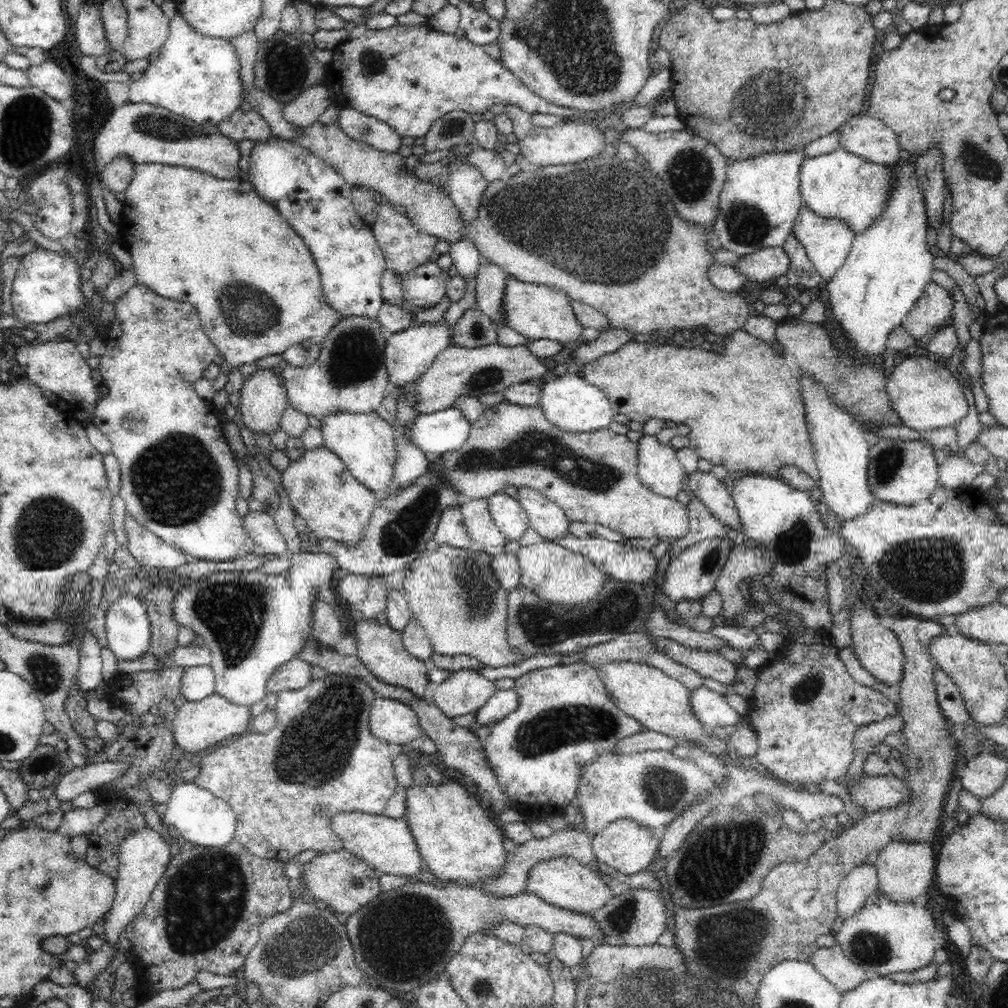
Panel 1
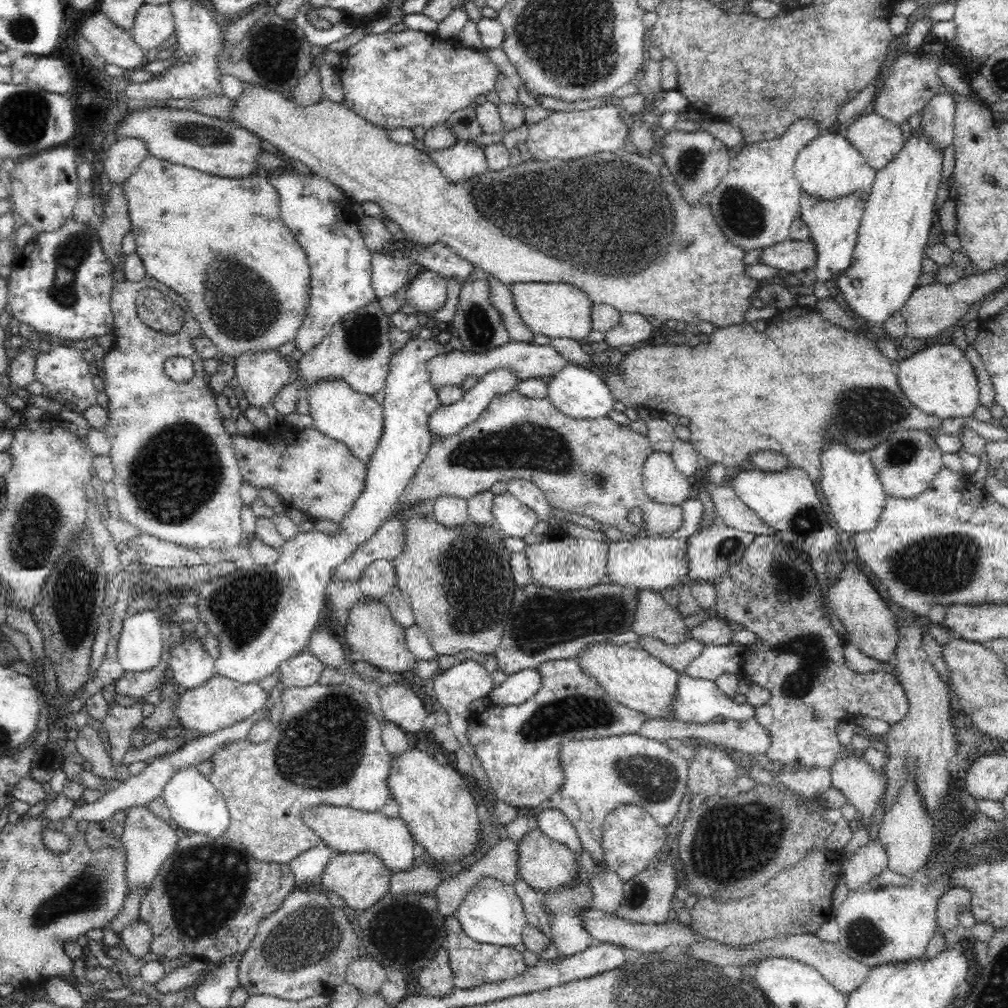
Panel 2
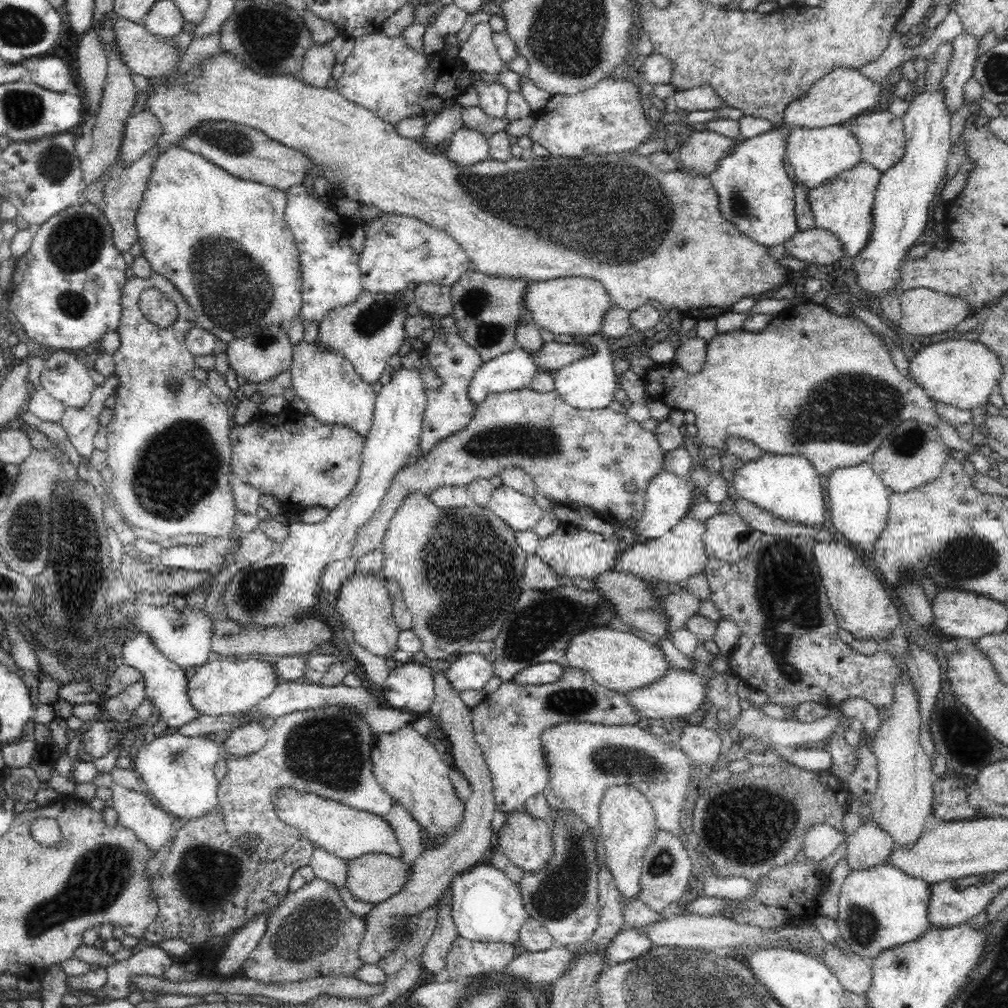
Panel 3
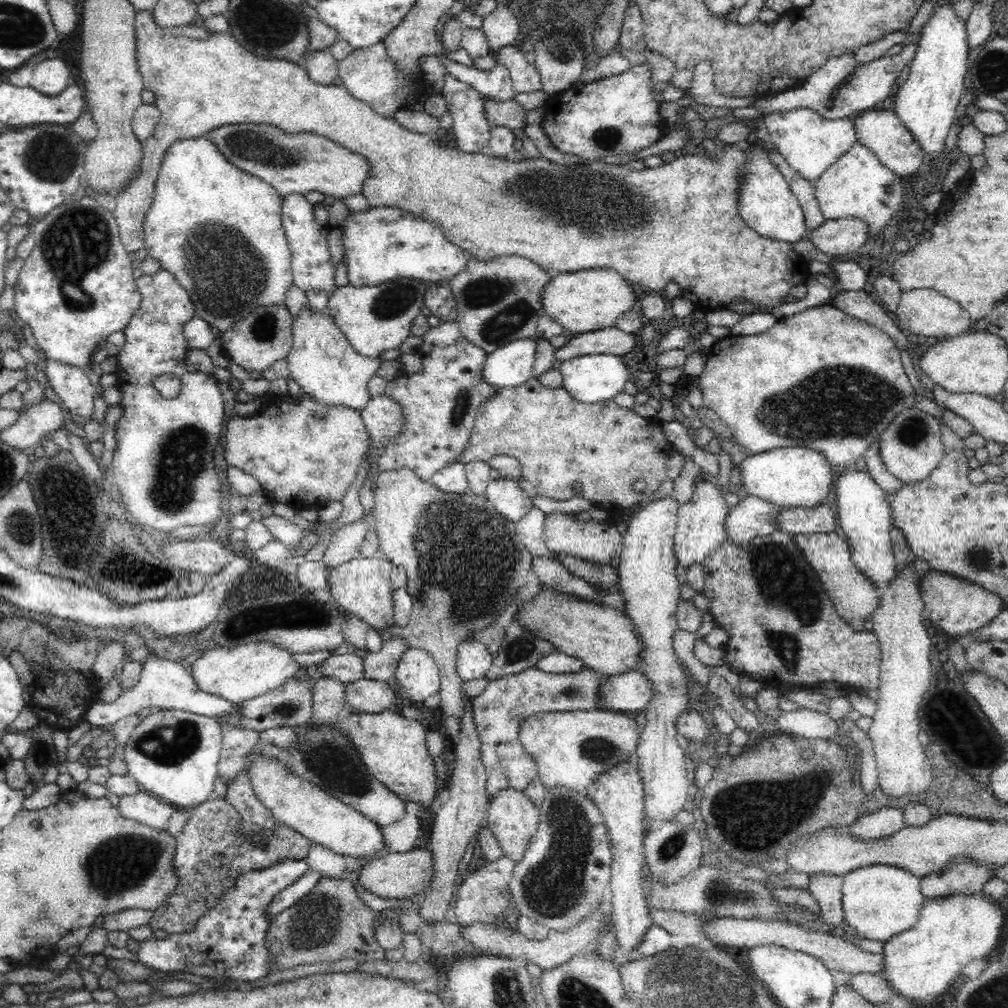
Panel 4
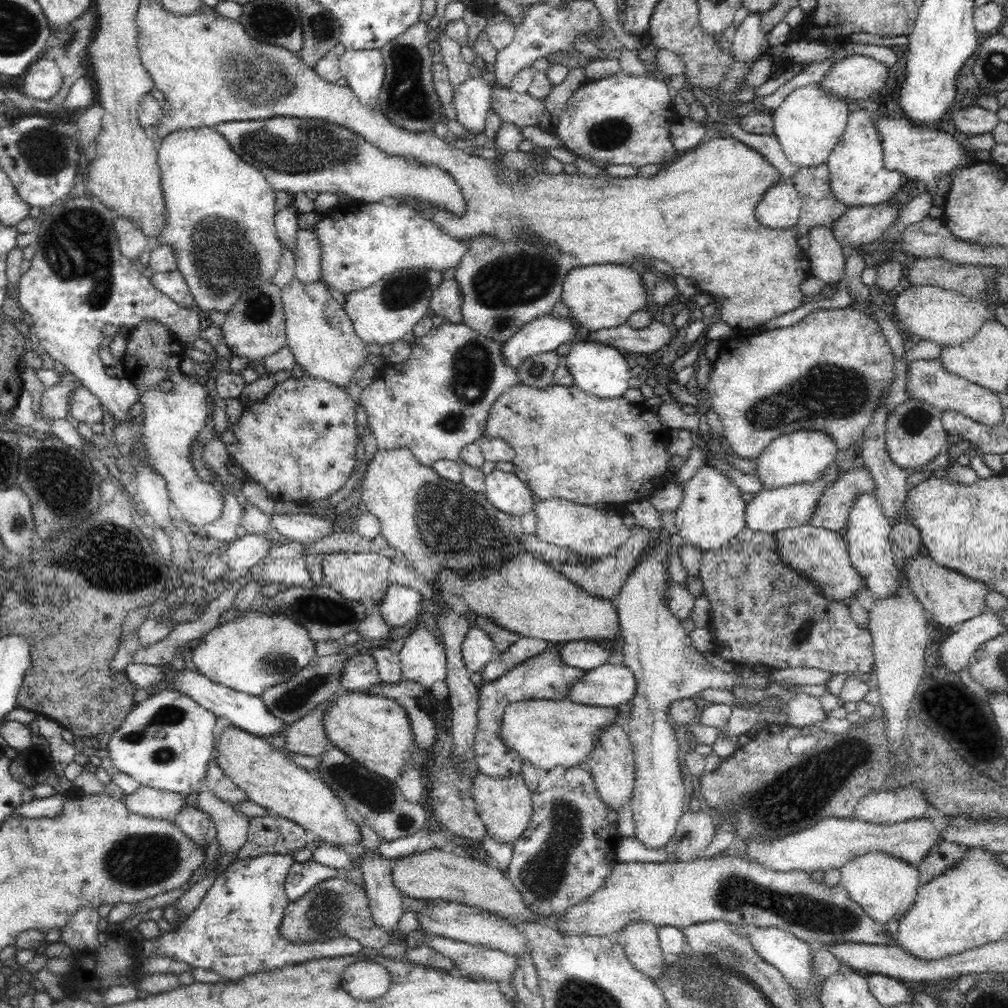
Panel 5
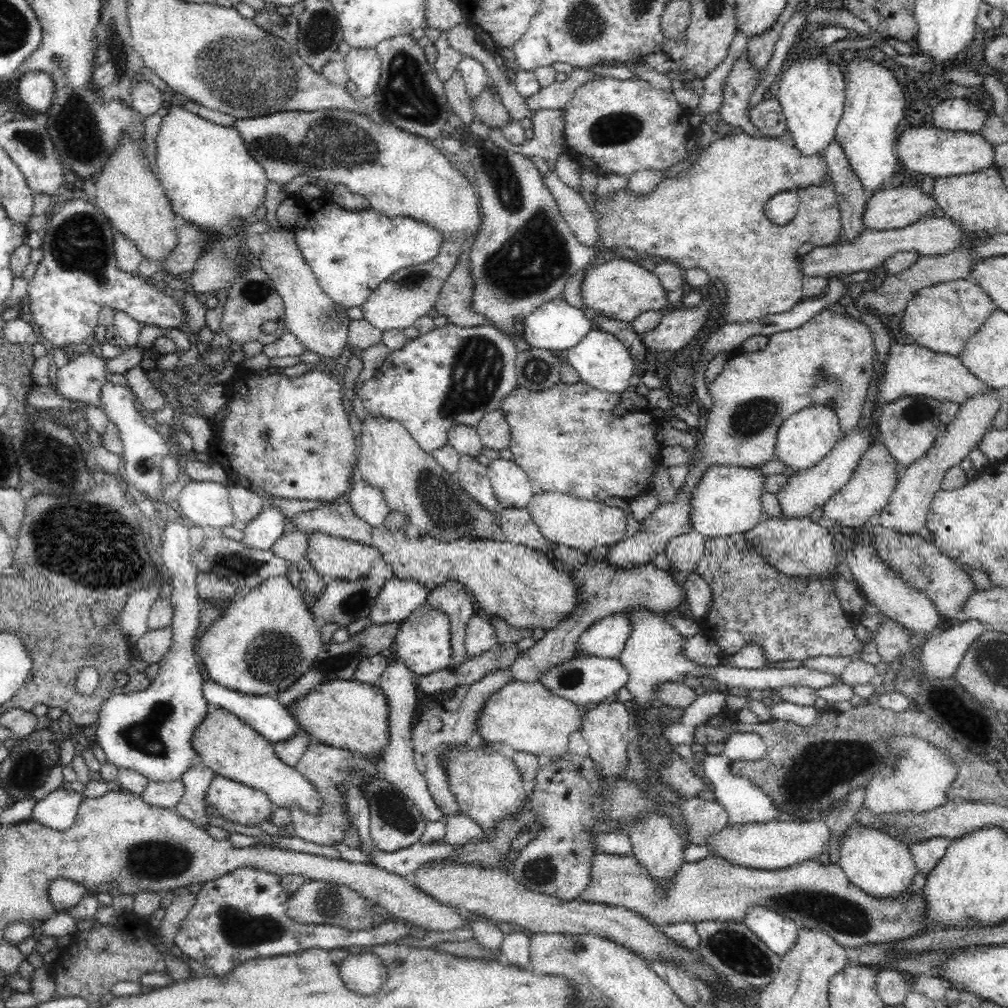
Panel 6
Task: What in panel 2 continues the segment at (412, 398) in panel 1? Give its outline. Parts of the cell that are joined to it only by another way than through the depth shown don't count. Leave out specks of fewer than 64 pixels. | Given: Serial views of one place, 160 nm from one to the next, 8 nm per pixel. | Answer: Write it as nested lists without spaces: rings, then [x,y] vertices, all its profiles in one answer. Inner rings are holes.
[[[508,341],[502,346],[490,348],[488,352],[470,352],[466,349],[452,349],[450,352],[440,352],[431,358],[427,364],[429,381],[434,392],[447,386],[460,387],[466,378],[481,379],[485,374],[496,369],[510,369],[514,379],[524,382],[528,379],[549,379],[569,363],[550,345],[536,345],[534,343]]]

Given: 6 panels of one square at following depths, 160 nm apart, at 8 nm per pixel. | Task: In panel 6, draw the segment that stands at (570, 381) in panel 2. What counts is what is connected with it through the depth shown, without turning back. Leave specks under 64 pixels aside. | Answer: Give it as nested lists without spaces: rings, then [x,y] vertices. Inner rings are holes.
[[[594,329],[582,337],[572,348],[569,348],[567,364],[574,367],[580,380],[596,390],[621,395],[628,390],[628,382],[634,374],[634,362],[622,342],[606,331]]]

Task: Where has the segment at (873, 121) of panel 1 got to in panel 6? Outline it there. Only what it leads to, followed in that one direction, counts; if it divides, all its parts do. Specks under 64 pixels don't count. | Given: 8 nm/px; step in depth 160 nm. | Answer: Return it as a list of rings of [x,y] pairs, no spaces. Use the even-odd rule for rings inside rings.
[[[932,124],[928,128],[910,128],[898,133],[894,152],[904,168],[934,179],[970,174],[995,166],[994,146],[980,133],[942,130]]]

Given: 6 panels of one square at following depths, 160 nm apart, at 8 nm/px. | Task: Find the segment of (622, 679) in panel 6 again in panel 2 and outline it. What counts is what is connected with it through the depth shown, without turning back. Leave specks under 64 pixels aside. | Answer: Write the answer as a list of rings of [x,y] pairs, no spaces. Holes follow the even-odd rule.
[[[688,674],[678,677],[677,696],[673,700],[673,718],[689,723],[708,724],[717,716],[722,719],[745,721],[755,718],[755,708],[738,704],[709,680]]]

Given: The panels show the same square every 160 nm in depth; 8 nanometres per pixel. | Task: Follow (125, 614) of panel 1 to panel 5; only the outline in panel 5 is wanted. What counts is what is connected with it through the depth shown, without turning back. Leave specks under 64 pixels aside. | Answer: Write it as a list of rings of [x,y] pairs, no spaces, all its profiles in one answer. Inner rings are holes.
[[[130,664],[126,667],[126,675],[128,681],[134,685],[134,690],[147,690],[151,694],[164,689],[170,691],[178,691],[180,695],[186,695],[194,700],[197,705],[202,706],[217,717],[224,717],[230,720],[234,727],[238,727],[248,734],[259,737],[268,736],[269,734],[278,734],[278,732],[285,732],[287,730],[284,722],[274,719],[270,712],[266,711],[266,707],[262,704],[262,699],[257,696],[252,696],[243,692],[236,692],[230,688],[220,686],[206,676],[200,674],[198,671],[192,671],[192,668],[185,668],[183,666],[161,665],[161,666],[147,666],[146,664]]]

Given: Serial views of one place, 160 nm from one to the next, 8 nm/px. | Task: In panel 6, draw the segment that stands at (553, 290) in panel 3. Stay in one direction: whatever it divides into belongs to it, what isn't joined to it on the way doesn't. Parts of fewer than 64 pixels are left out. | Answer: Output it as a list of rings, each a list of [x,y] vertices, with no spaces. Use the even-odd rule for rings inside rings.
[[[610,257],[610,261],[595,264],[584,270],[579,283],[583,309],[608,319],[630,323],[650,310],[660,311],[667,305],[666,292],[658,279],[638,262]]]

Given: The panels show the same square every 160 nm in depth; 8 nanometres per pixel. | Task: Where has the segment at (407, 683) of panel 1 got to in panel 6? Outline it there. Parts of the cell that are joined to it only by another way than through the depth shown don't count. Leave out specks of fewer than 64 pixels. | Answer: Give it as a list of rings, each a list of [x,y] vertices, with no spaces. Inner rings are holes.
[[[326,534],[310,536],[306,559],[321,578],[355,584],[366,580],[374,565],[384,561],[376,548]]]

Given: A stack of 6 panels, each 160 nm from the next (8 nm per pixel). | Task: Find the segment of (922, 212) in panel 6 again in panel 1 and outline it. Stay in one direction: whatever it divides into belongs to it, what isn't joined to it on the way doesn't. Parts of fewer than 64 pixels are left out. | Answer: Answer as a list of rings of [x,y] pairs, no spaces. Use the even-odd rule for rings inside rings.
[[[772,247],[741,256],[730,266],[745,277],[744,282],[766,282],[786,274],[788,257],[782,247]]]

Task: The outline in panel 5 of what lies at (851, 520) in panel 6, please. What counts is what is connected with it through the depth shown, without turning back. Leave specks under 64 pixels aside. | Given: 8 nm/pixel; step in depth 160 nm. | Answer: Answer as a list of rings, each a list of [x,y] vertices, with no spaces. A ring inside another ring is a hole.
[[[865,466],[845,471],[837,481],[822,490],[808,526],[843,532],[858,492],[874,493],[874,481]]]

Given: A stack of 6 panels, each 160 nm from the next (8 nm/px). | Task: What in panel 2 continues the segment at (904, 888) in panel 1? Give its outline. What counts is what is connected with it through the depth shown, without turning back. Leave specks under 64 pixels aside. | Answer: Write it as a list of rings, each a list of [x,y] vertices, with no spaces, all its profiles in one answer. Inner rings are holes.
[[[910,779],[903,787],[898,800],[883,812],[878,822],[878,840],[886,851],[886,857],[888,857],[886,866],[890,871],[910,878],[920,877],[922,868],[928,864],[933,851],[932,830],[934,826],[916,791],[914,779]]]

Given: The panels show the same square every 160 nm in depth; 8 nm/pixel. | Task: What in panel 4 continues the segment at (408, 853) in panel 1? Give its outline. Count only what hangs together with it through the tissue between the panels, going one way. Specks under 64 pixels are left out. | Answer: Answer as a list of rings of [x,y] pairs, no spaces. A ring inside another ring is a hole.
[[[256,750],[247,758],[246,765],[249,765],[249,779],[252,787],[254,787],[254,793],[261,800],[261,803],[266,805],[266,808],[274,815],[278,823],[298,831],[313,845],[326,847],[339,855],[353,856],[360,859],[368,859],[370,856],[378,855],[386,850],[382,828],[378,824],[345,802],[324,793],[311,782],[288,773],[284,763],[266,759]]]

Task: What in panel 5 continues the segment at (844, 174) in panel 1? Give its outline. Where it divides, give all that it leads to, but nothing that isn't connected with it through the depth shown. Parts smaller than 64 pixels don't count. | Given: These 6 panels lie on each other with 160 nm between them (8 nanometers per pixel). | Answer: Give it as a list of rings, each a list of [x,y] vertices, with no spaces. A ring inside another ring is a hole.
[[[809,84],[794,90],[792,94],[772,112],[772,136],[778,139],[782,152],[798,168],[814,168],[827,163],[829,154],[844,136],[848,124],[849,106],[837,102],[819,88]]]

